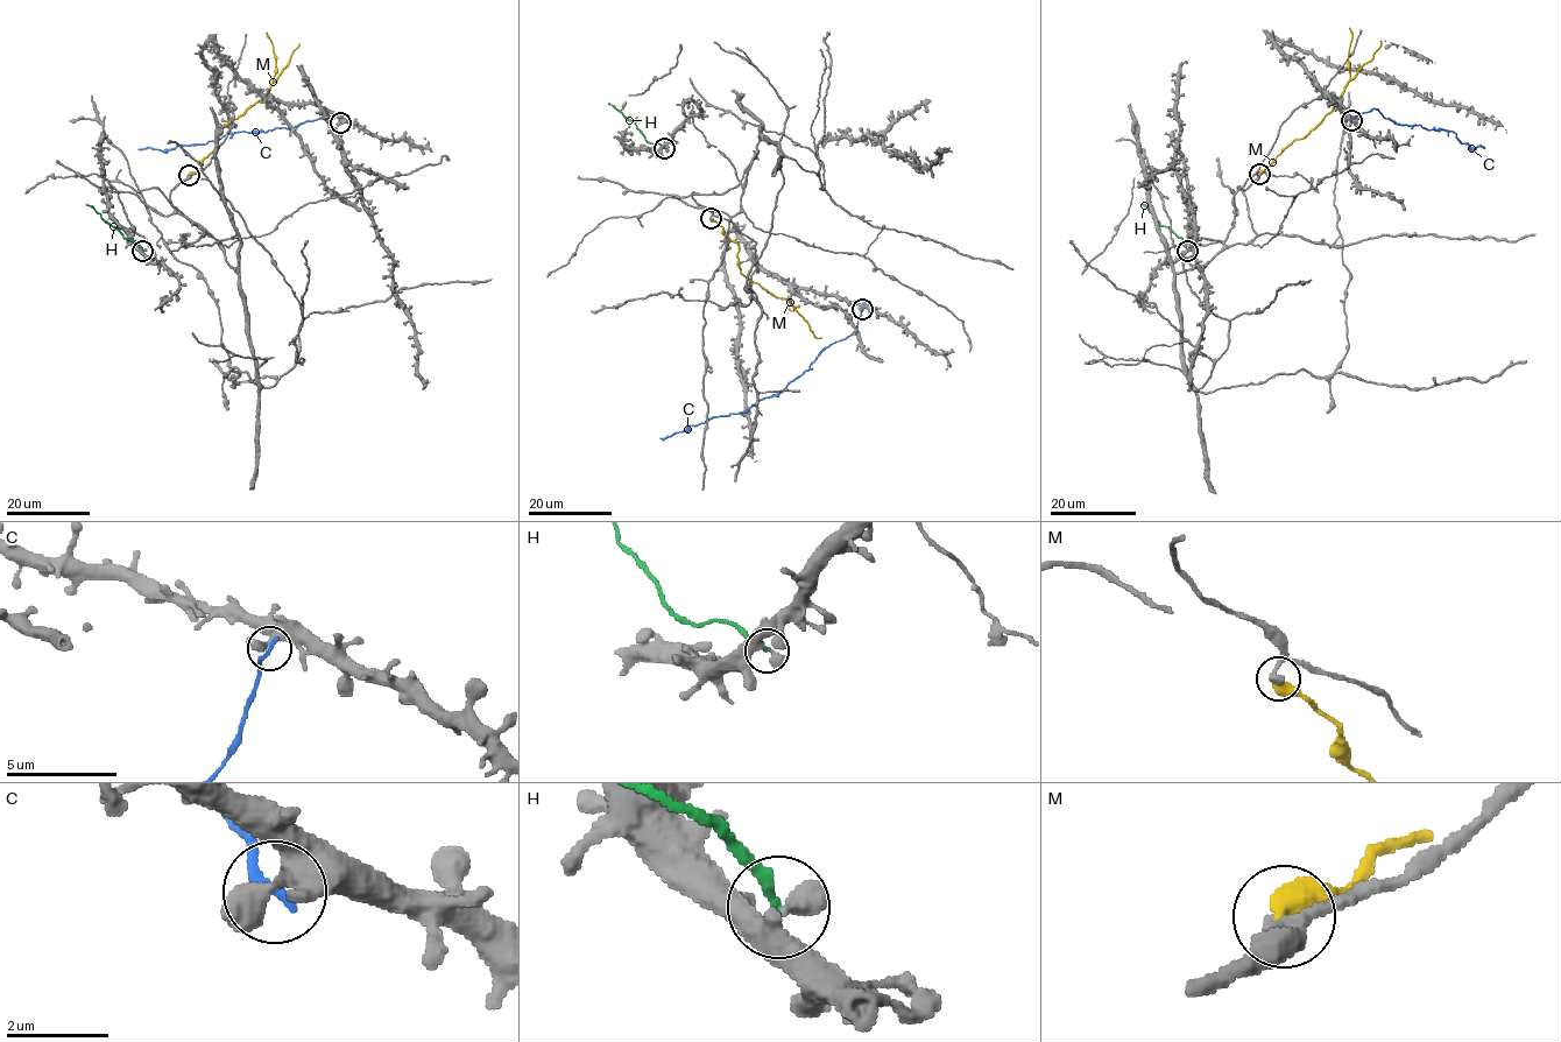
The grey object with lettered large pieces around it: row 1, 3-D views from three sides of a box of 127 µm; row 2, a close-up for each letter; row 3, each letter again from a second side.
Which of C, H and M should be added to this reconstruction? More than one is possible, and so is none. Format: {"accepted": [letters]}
{"accepted": []}

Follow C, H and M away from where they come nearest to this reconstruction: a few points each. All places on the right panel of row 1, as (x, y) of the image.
C: (1351, 120), (1376, 108), (1396, 124), (1453, 131), (1461, 142), (1473, 149), (1482, 147)
H: (1187, 251), (1182, 239), (1160, 226), (1143, 203)
M: (1259, 174), (1326, 115), (1348, 83), (1374, 57), (1379, 40)

